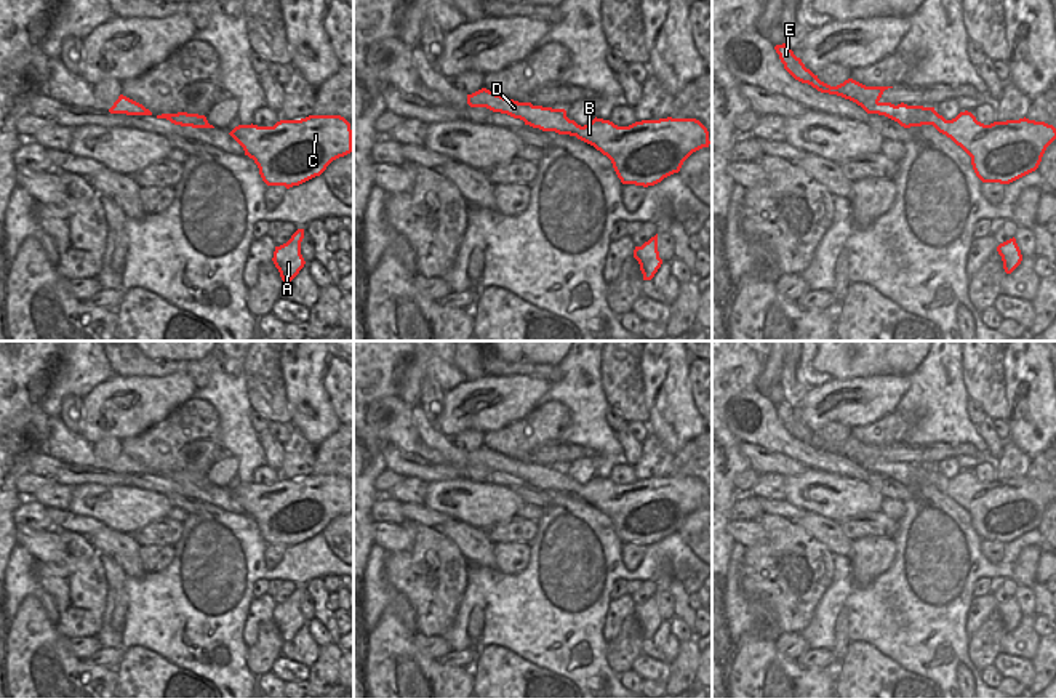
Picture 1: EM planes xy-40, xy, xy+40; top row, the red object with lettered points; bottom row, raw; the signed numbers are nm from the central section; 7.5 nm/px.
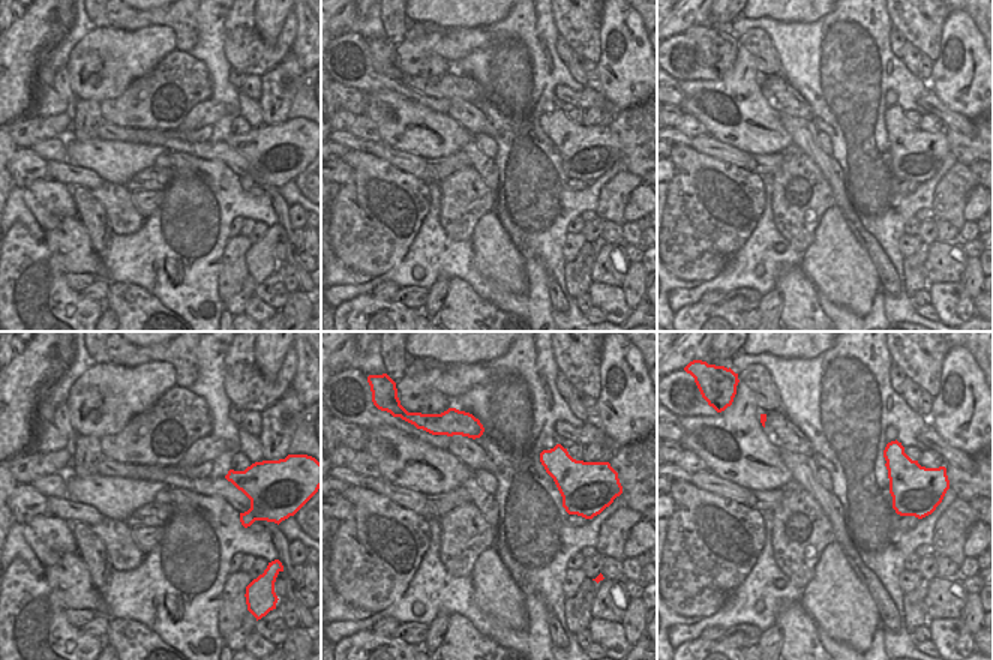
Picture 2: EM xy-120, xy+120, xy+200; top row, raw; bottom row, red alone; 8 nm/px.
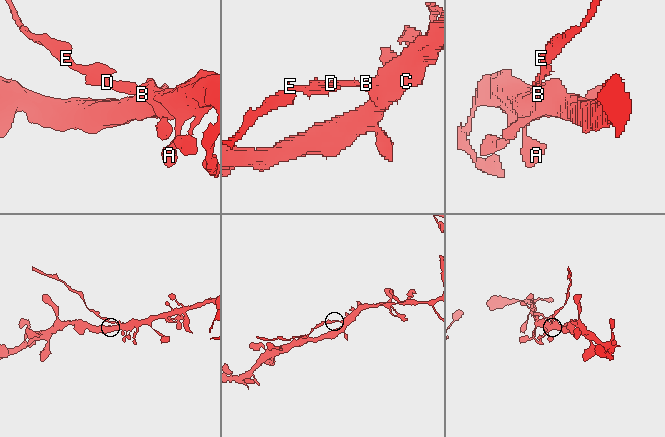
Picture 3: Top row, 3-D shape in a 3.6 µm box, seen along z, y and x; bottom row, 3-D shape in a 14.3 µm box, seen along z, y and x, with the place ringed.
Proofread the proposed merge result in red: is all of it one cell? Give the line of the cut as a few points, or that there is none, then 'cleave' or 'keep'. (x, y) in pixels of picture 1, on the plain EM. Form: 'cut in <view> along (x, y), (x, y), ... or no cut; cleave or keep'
cut in xy along (568, 477), (556, 490); cleave

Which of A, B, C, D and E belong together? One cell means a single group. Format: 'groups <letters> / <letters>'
groups A B C / D E

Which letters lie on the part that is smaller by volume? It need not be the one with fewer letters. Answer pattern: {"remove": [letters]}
{"remove": ["D", "E"]}

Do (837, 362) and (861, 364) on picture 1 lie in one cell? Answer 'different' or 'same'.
same

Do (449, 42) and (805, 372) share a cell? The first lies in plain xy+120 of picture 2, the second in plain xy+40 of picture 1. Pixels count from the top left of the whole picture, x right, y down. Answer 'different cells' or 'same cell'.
different cells

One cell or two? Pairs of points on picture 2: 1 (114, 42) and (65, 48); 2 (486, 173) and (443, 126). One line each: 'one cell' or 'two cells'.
1: two cells
2: two cells

